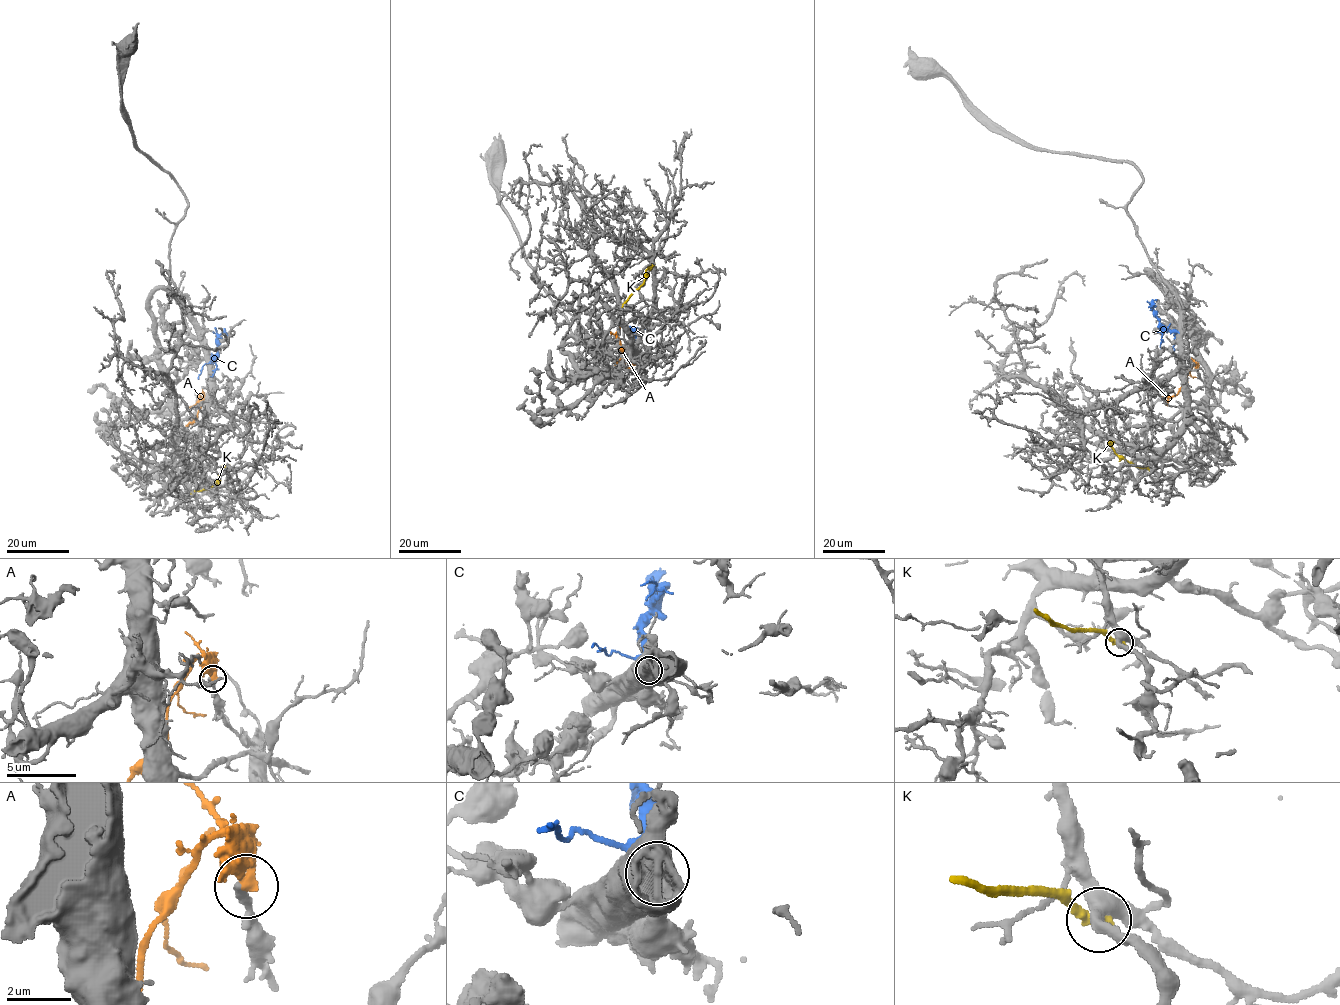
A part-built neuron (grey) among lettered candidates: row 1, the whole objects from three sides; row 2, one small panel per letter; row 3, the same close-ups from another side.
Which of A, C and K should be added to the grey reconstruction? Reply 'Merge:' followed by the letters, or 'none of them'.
Merge: C

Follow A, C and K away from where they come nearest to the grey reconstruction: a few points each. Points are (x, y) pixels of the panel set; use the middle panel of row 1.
A: (629, 366), (632, 363), (616, 334), (620, 326)
C: (633, 352), (634, 330), (644, 329), (645, 325)
K: (622, 305), (642, 284), (645, 270), (655, 263)

